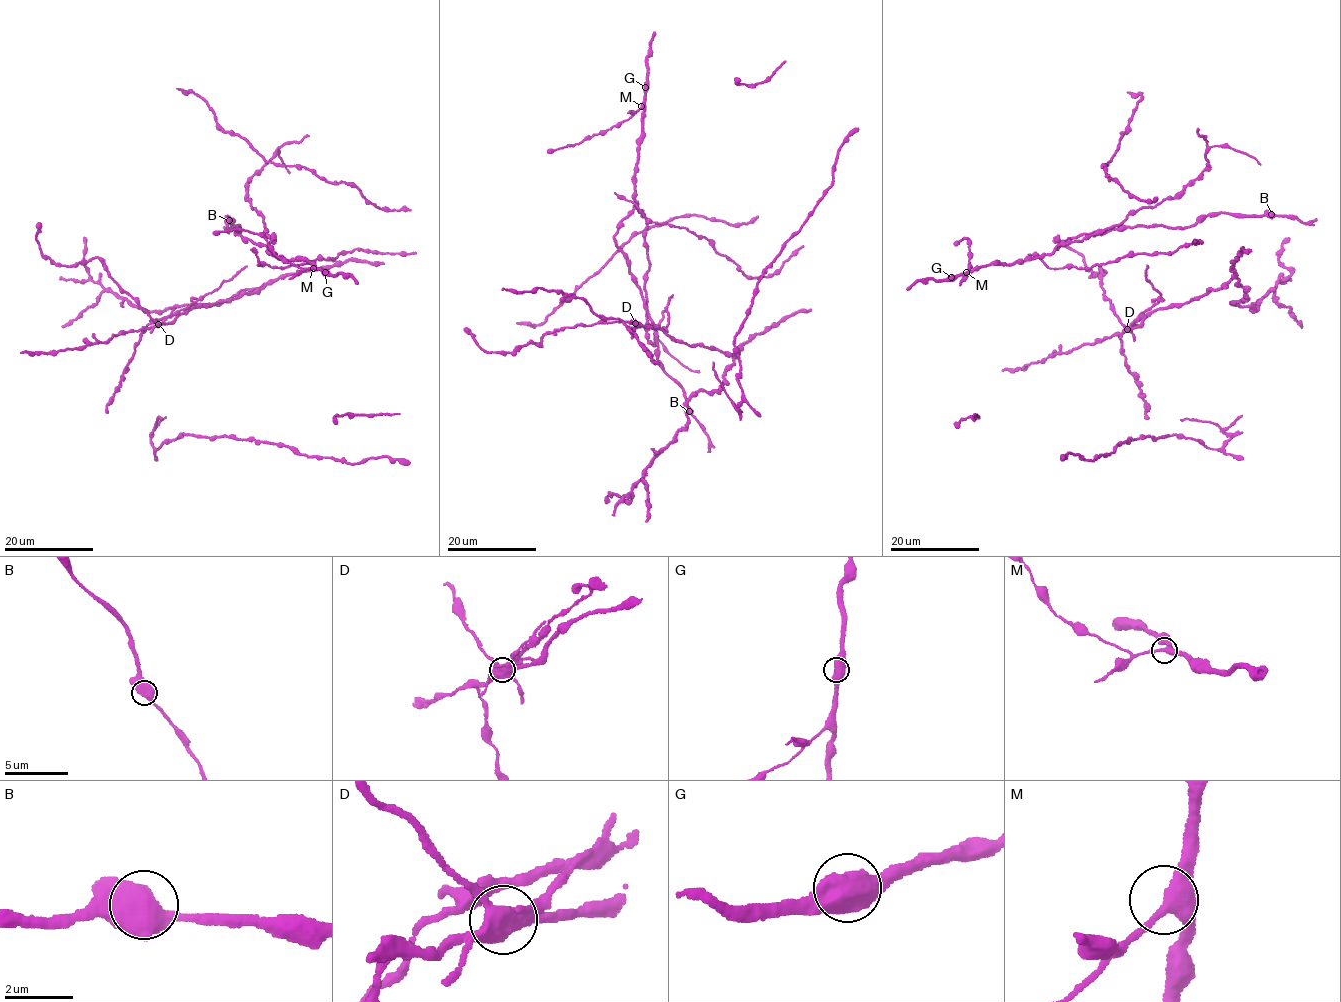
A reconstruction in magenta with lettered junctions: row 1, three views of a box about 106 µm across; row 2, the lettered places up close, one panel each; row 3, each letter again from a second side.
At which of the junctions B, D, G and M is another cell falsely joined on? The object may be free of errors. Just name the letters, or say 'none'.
D

